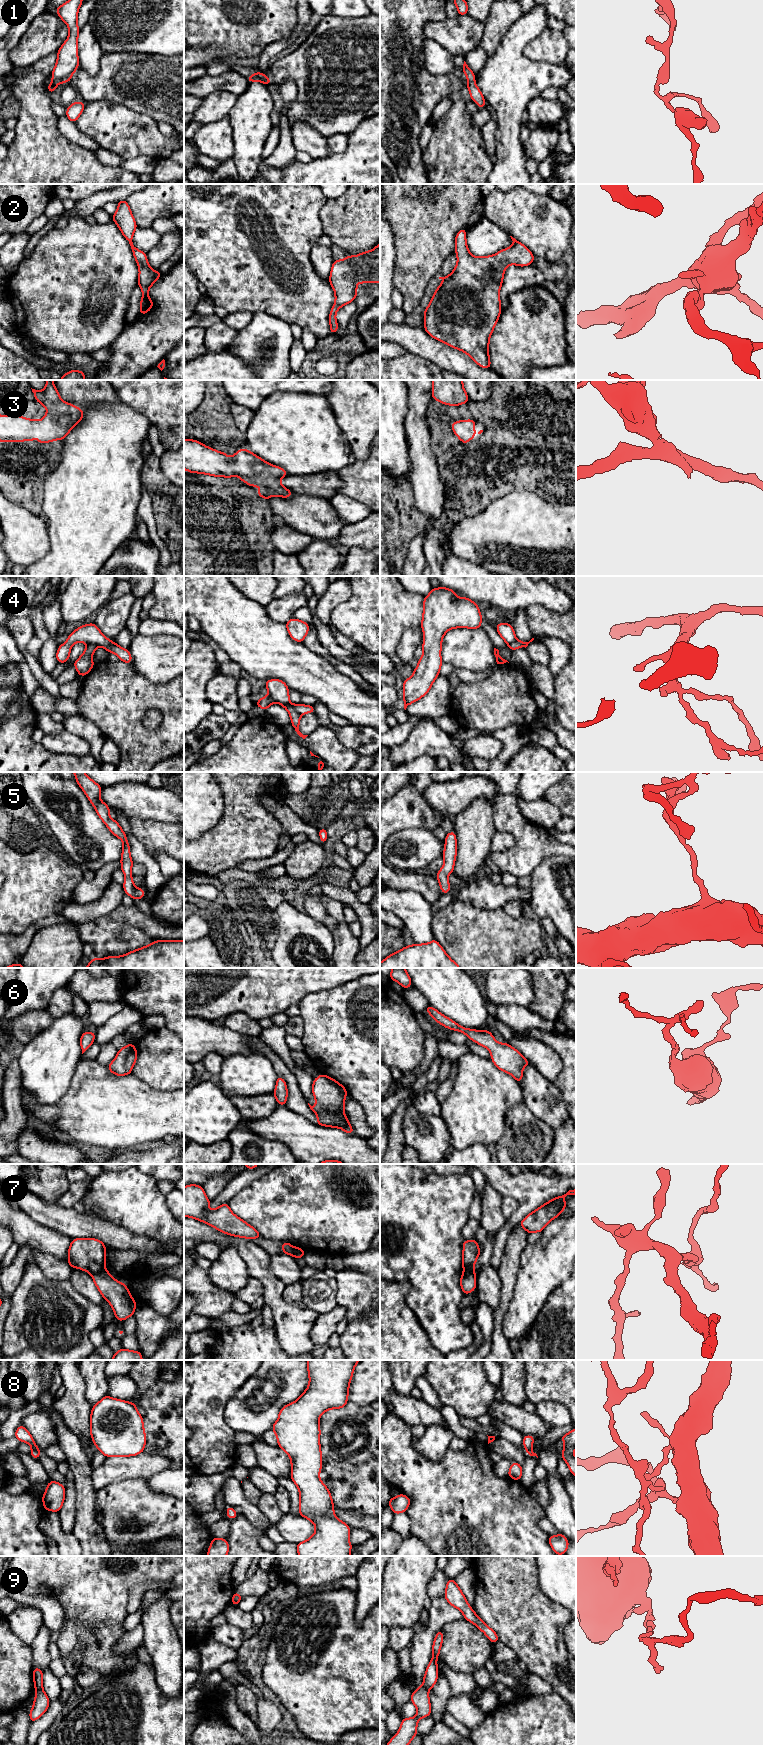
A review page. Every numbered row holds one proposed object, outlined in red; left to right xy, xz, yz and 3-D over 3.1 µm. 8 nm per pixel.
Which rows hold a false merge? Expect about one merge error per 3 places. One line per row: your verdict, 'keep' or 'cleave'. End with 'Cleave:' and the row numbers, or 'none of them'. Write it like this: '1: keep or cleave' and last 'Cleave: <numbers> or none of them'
1: keep
2: keep
3: keep
4: keep
5: keep
6: keep
7: cleave
8: keep
9: cleave
Cleave: 7, 9

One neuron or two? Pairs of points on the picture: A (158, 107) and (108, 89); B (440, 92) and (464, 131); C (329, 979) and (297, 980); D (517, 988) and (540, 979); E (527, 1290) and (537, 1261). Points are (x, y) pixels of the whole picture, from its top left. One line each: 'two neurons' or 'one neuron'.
A: one neuron
B: two neurons
C: one neuron
D: two neurons
E: one neuron

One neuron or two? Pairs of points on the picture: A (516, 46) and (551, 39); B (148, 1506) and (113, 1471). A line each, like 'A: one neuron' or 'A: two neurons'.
A: two neurons
B: two neurons

